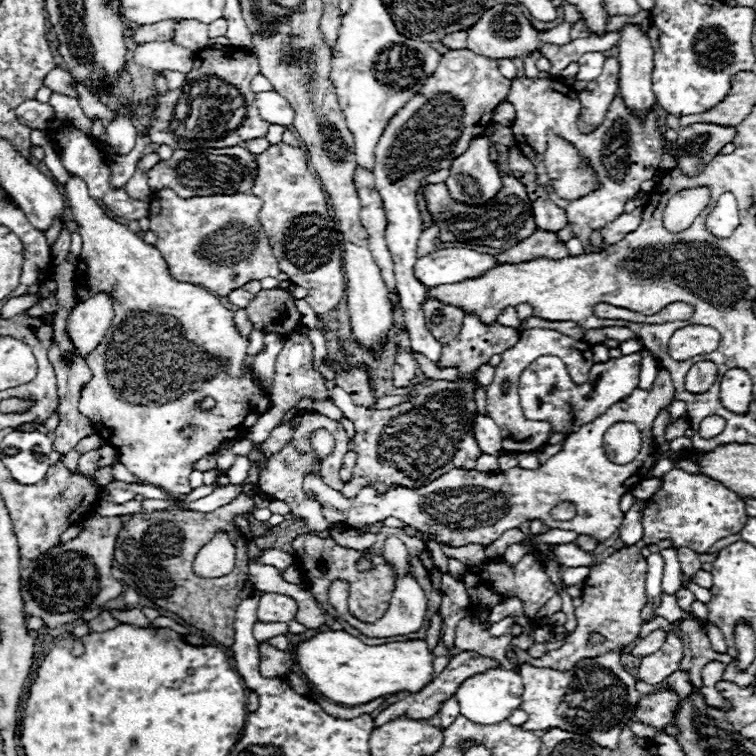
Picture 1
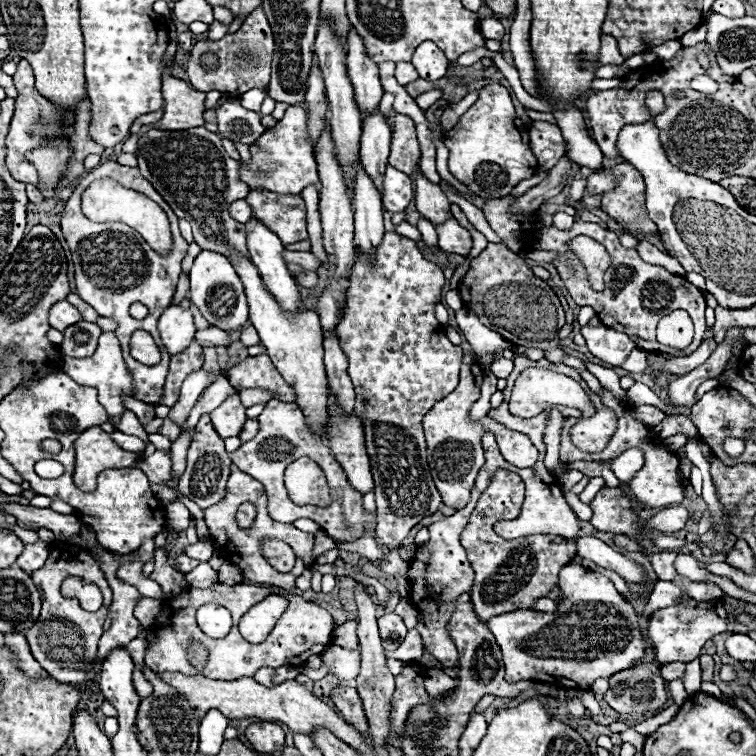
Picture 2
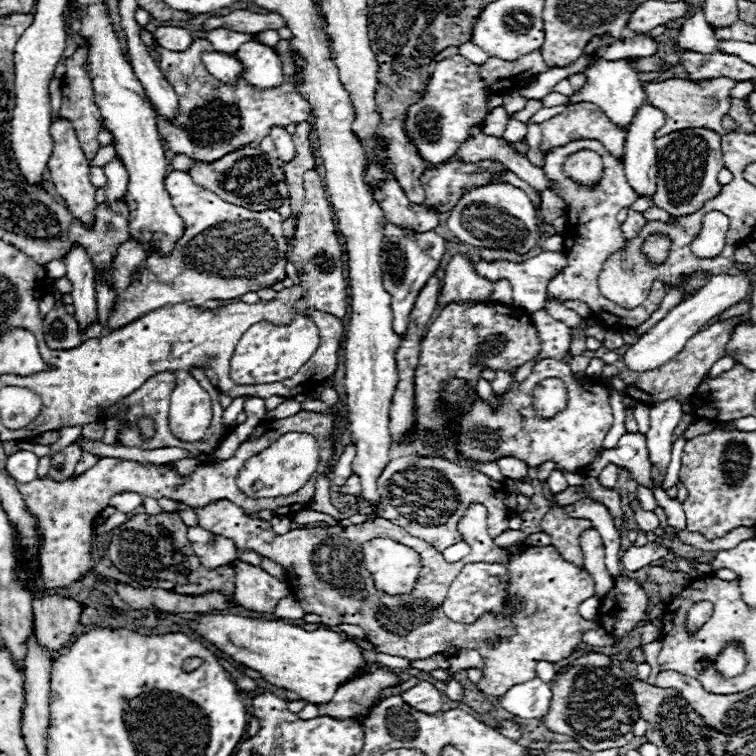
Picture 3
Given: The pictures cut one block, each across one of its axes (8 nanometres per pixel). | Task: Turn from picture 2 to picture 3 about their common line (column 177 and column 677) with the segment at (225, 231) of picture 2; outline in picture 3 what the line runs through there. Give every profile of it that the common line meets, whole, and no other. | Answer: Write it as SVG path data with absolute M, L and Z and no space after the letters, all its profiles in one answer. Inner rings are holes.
M686 128L684 132L672 132L664 138L656 138L658 152L658 186L654 204L670 214L682 216L696 212L706 200L718 196L720 182L718 172L724 168L720 136L708 128Z

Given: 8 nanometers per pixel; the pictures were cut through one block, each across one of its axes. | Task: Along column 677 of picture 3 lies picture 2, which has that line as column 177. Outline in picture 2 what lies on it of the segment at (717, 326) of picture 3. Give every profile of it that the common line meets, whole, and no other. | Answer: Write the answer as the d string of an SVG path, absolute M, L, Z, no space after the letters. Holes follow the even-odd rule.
M192 342L182 354L172 356L170 360L170 370L168 370L168 378L164 384L164 394L160 398L160 404L176 404L178 394L180 394L180 386L186 380L188 374L200 370L204 364L204 354L202 354L202 346L198 342Z

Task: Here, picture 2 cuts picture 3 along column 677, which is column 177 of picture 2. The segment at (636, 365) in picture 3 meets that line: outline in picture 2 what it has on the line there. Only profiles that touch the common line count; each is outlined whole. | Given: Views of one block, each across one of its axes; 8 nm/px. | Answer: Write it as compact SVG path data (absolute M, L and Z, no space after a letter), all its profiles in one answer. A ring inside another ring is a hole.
M170 306L162 312L158 320L158 332L162 338L164 348L176 356L188 348L188 344L194 342L194 318L190 310L184 310L182 306Z

